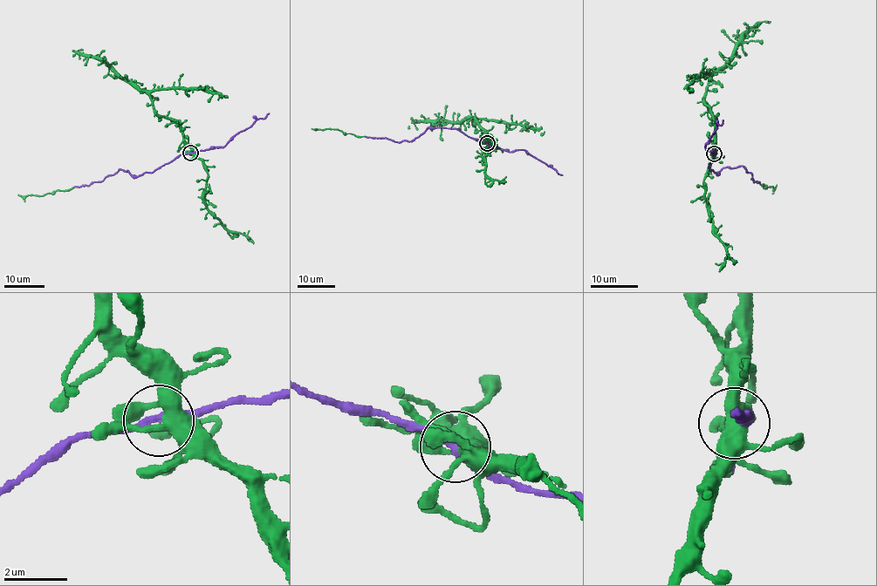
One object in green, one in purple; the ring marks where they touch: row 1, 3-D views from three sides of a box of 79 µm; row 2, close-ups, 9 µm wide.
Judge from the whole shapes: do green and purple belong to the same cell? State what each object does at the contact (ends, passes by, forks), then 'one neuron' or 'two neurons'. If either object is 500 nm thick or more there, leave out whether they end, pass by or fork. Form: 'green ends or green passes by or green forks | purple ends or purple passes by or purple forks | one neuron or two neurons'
green forks | purple passes by | one neuron

